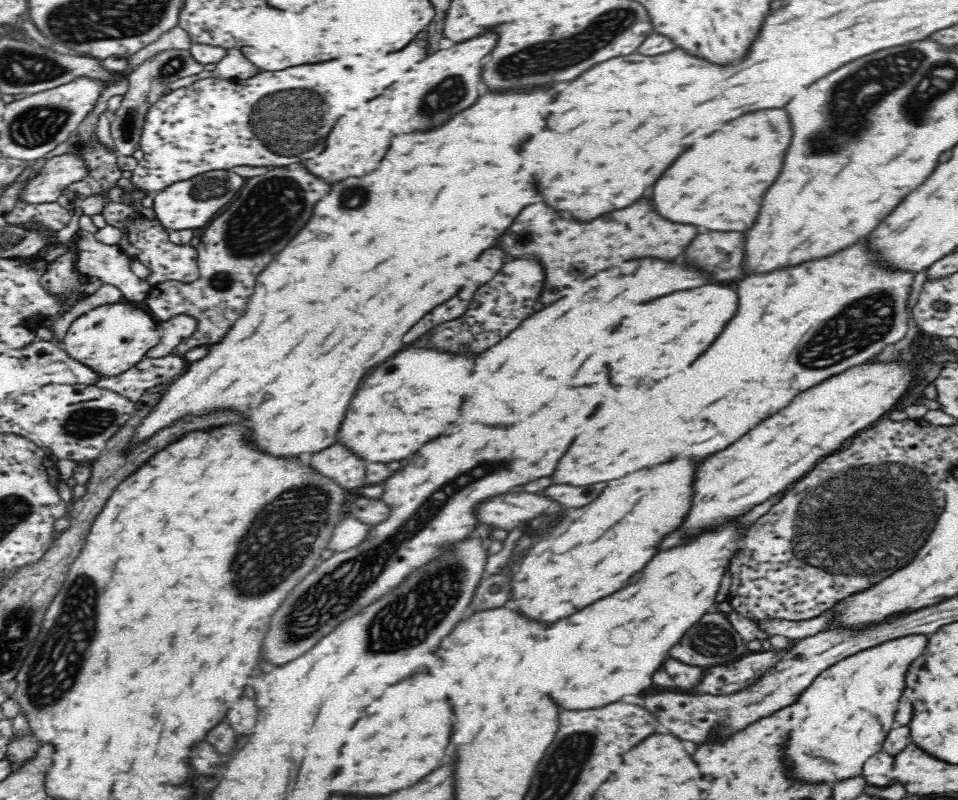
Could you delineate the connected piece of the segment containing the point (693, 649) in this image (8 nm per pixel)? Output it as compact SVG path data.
M714 610L704 618L700 618L700 622L696 622L696 626L688 630L688 634L684 634L684 638L670 650L670 656L690 666L722 666L722 664L732 664L749 655L751 651L746 645L742 635L728 619L728 614Z

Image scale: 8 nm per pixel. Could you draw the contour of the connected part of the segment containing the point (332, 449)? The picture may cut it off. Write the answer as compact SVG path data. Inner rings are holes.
M340 442L312 454L310 464L318 472L338 480L346 489L356 488L356 486L364 484L364 480L366 480L364 458L360 458L354 450L348 450L348 446L344 446Z

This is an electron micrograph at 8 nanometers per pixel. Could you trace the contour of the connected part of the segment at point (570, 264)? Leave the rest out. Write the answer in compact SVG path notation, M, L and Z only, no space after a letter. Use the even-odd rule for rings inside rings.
M644 196L632 206L620 212L608 212L592 222L580 222L576 218L566 218L560 212L554 212L552 206L546 202L538 202L526 206L516 222L512 224L510 232L502 238L502 246L508 250L510 256L536 256L546 266L546 286L542 292L542 302L550 304L568 294L570 288L578 286L588 274L596 274L598 258L604 256L606 248L612 248L612 258L620 260L620 256L646 256L654 254L660 258L674 258L678 256L694 238L698 230L692 224L670 222L662 218L656 208L652 206L652 198Z

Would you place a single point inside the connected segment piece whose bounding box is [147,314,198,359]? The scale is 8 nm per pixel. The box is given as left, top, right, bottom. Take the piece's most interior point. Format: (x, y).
(174, 330)

